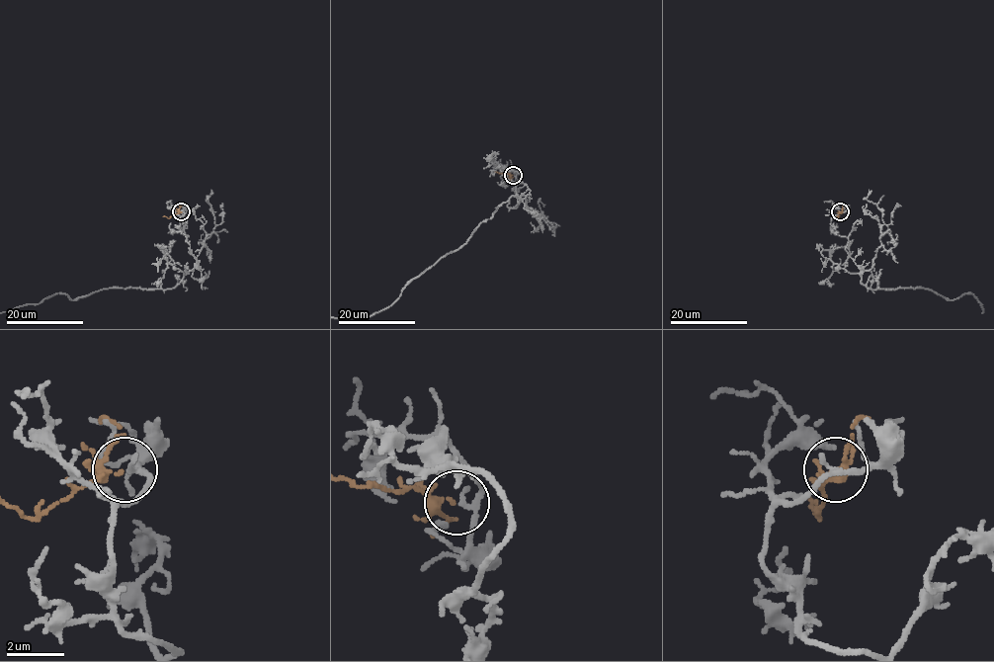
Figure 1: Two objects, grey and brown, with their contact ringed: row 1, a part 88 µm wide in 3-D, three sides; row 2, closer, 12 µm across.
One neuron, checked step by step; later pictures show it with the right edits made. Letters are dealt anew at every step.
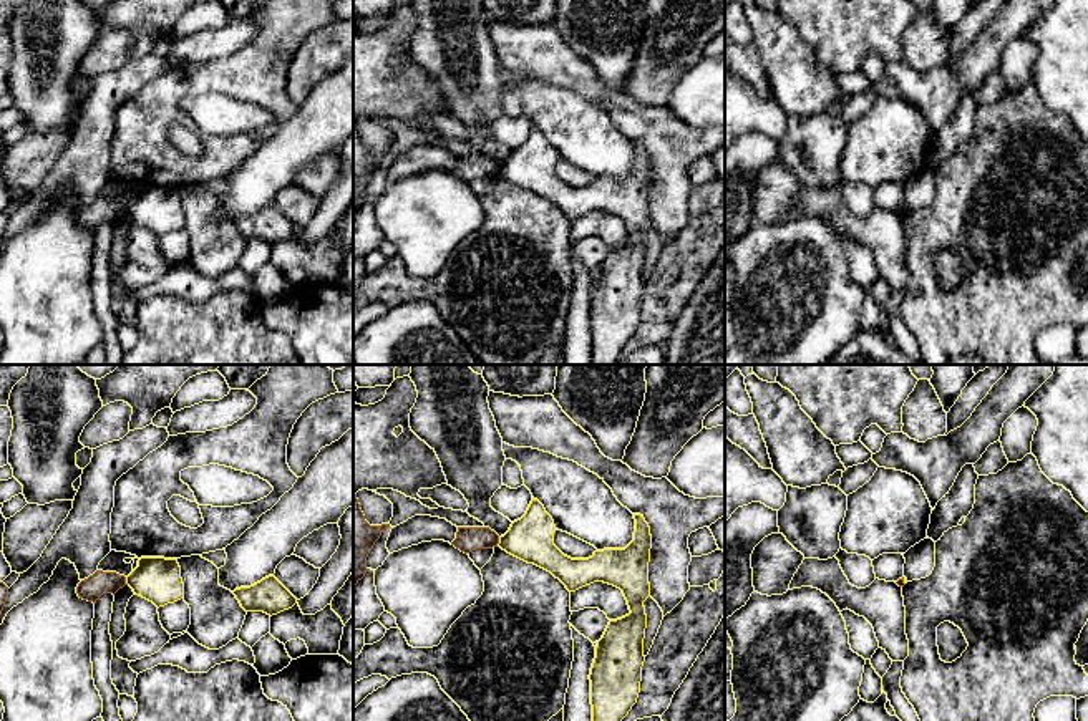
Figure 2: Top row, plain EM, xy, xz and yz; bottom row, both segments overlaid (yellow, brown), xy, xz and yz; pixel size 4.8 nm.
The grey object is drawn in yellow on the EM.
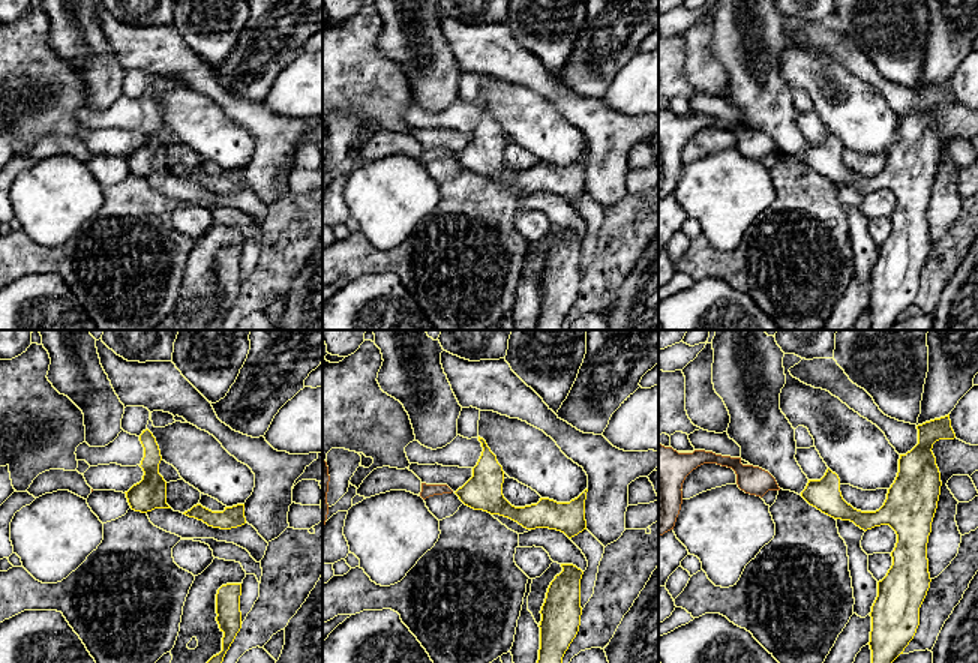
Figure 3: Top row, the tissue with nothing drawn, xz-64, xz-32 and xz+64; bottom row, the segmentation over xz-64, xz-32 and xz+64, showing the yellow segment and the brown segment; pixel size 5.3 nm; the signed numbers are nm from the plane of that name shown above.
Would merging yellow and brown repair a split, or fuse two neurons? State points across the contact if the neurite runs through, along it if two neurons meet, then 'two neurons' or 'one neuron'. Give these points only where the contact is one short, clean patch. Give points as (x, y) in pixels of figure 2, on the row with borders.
border along xz (500, 537), (496, 546); two neurons

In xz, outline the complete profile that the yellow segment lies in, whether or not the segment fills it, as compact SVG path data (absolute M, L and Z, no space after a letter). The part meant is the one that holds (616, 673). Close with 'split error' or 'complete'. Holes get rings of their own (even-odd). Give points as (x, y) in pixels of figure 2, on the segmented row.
M532 497L526 514L511 524L498 544L508 554L551 572L569 592L594 582L622 590L630 613L609 622L597 641L589 675L592 721L622 721L640 693L652 535L644 515L634 514L634 519L634 540L625 549L604 549L589 559L571 559L554 545L554 520Z; complete

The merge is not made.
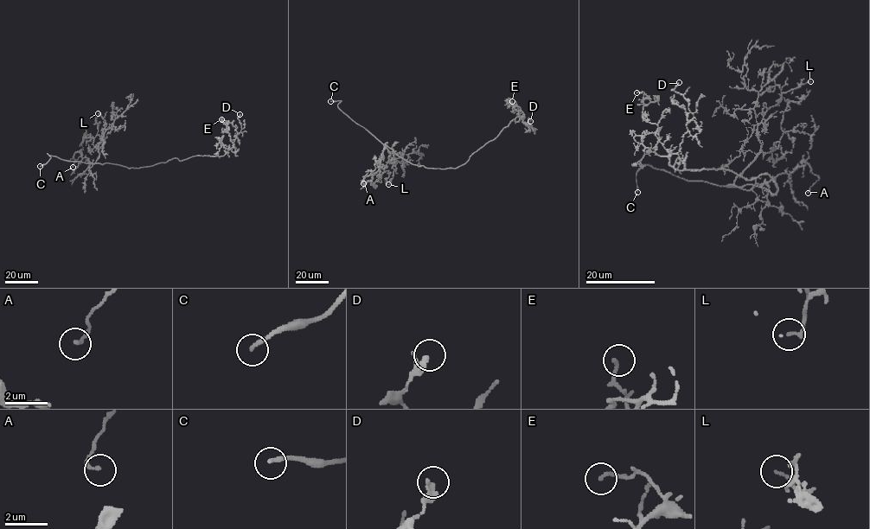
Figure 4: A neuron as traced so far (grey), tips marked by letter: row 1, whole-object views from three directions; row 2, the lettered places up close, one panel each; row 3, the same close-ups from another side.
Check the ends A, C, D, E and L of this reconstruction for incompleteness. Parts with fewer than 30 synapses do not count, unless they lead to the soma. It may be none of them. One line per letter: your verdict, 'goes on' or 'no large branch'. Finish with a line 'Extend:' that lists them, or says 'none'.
A: no large branch
C: goes on
D: no large branch
E: no large branch
L: no large branch
Extend: C

